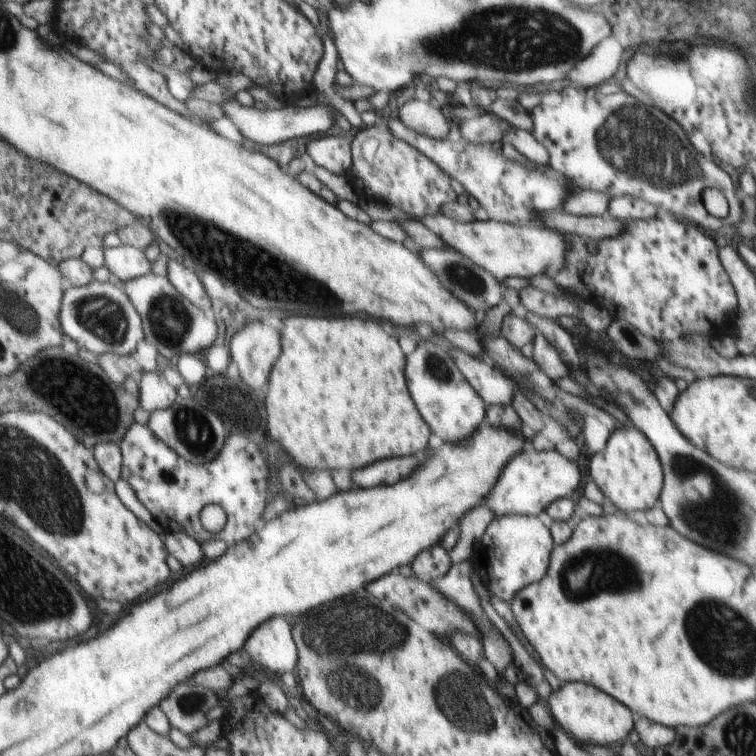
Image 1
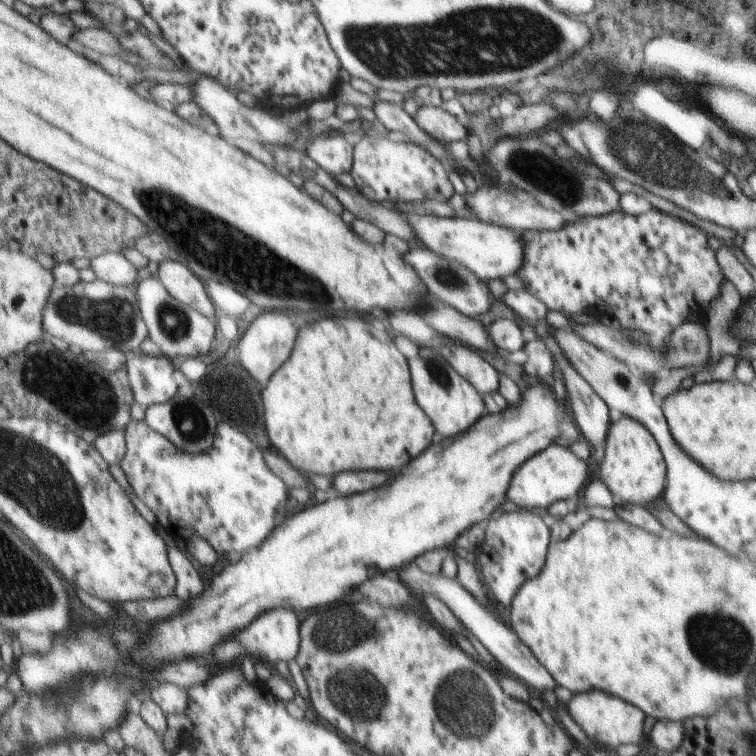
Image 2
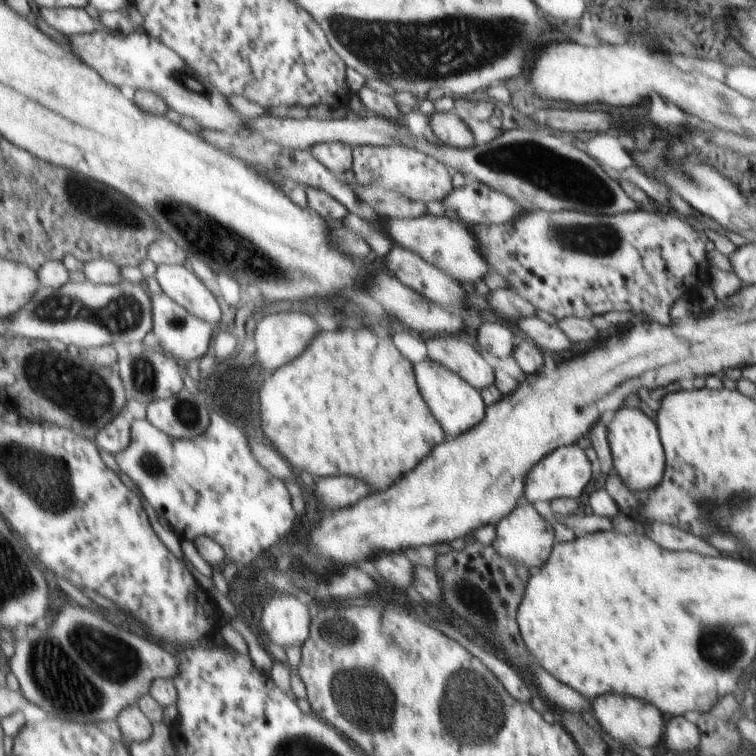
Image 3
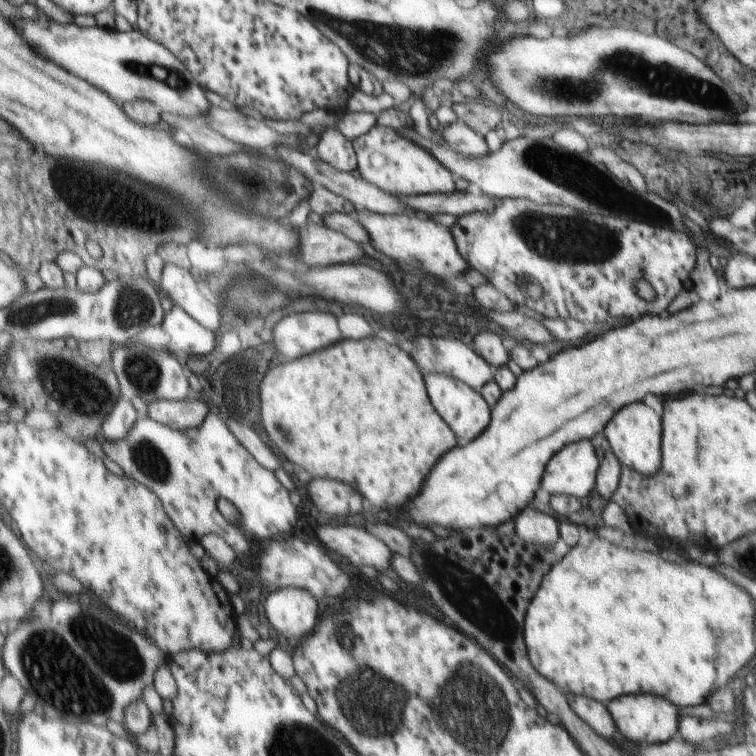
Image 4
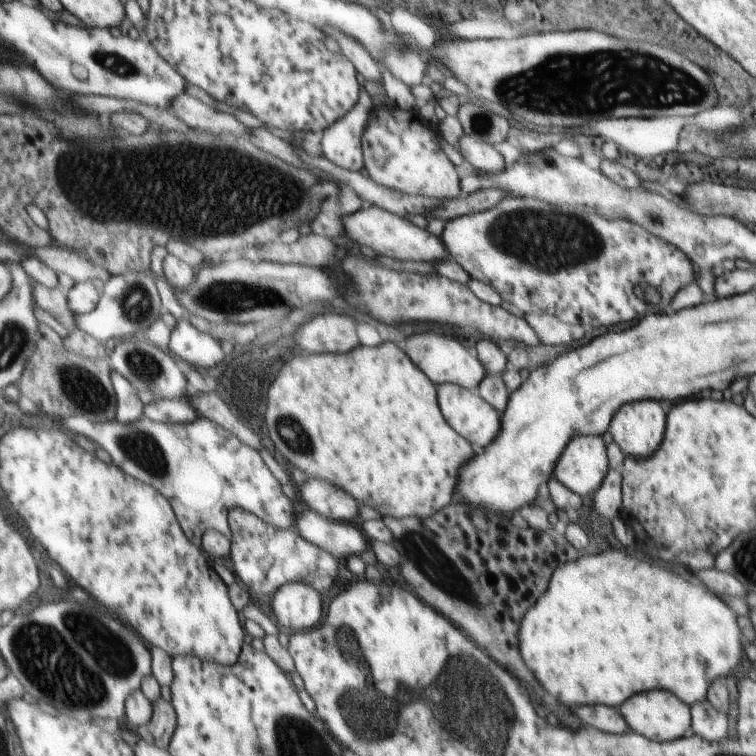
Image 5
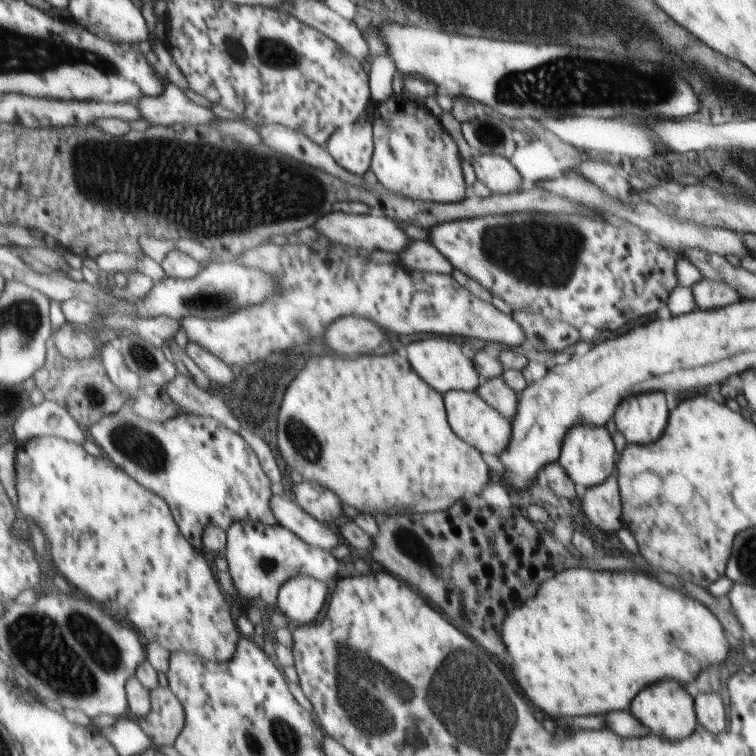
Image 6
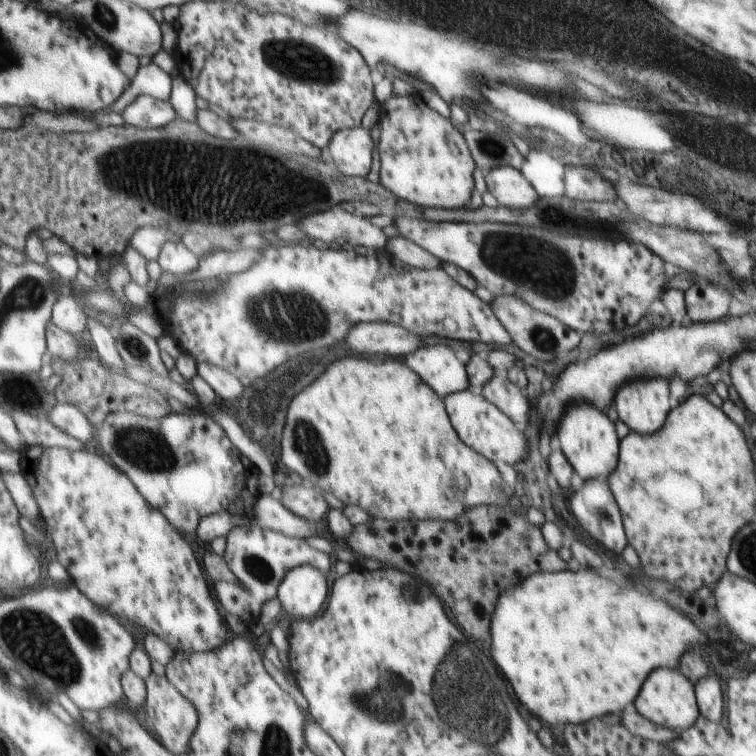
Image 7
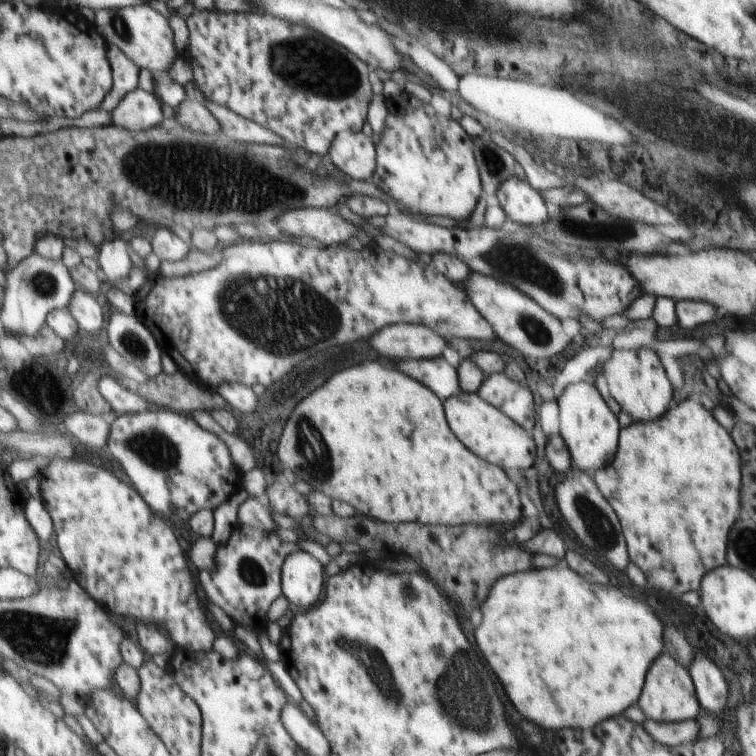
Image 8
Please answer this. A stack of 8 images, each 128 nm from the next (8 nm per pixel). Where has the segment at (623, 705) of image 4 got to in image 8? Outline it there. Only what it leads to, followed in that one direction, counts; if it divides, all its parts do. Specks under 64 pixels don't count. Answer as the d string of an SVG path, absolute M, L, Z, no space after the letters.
M661 652L656 659L653 659L648 668L647 677L644 679L644 688L638 702L639 708L647 719L659 722L676 723L695 718L699 710L699 698L695 698L690 674L687 674L685 666L679 666L679 662L673 660L665 652Z

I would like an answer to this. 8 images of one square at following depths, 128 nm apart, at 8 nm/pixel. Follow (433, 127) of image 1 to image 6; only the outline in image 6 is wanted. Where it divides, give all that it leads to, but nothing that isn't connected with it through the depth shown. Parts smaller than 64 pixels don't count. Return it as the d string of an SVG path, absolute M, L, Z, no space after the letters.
M476 150L471 165L476 180L482 182L493 195L515 193L520 188L520 174L506 158Z

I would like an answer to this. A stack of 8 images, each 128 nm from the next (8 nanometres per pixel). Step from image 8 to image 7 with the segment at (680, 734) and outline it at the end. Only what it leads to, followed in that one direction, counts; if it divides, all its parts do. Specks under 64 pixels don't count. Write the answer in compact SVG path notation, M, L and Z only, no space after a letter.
M629 710L629 712L624 712L620 715L621 724L630 733L633 733L635 736L640 736L643 740L667 744L679 736L680 730L675 732L673 729L665 728L665 726L653 724L635 710Z

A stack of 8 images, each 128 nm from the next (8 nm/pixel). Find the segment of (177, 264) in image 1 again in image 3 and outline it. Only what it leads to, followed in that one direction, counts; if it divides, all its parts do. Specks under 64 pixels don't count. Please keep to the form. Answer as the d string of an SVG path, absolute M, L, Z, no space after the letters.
M187 264L158 265L155 277L163 292L190 313L216 327L221 322L221 306L215 294Z

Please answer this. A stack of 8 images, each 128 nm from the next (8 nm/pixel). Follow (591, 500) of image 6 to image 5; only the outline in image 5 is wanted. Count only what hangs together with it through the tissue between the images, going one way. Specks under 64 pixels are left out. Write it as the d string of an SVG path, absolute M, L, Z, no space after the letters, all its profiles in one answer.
M609 468L608 476L593 494L593 510L601 516L612 520L618 516L623 500L621 469Z

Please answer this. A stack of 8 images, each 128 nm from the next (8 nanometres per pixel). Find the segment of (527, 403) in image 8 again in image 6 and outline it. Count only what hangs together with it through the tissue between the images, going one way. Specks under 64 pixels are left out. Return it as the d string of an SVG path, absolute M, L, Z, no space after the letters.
M500 376L484 380L475 391L503 418L513 420L515 408L517 408L517 396L515 396L515 392L511 388L507 388Z

